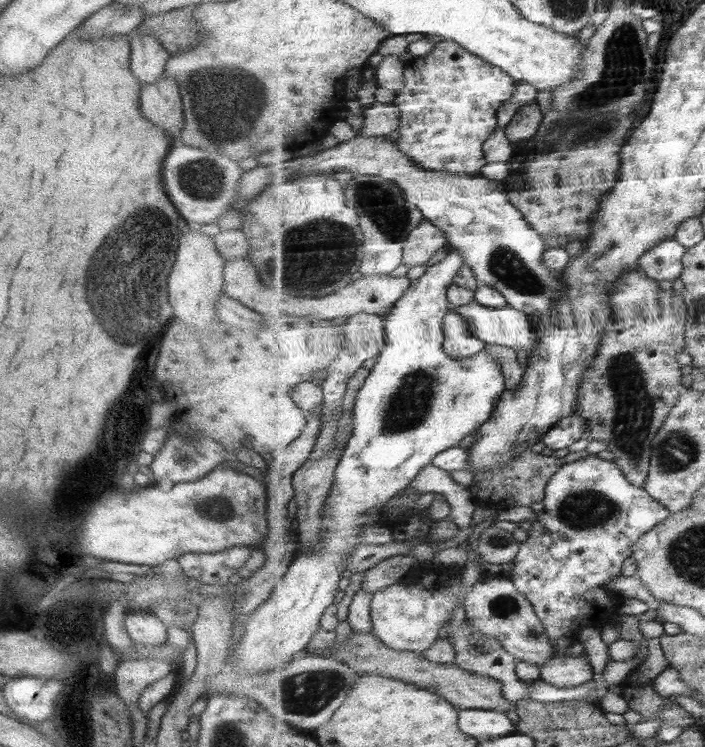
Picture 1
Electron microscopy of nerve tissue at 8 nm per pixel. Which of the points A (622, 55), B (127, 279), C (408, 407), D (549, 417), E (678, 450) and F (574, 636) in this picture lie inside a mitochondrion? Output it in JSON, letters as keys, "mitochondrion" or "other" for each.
{"A":"mitochondrion","B":"mitochondrion","C":"mitochondrion","D":"other","E":"mitochondrion","F":"other"}

